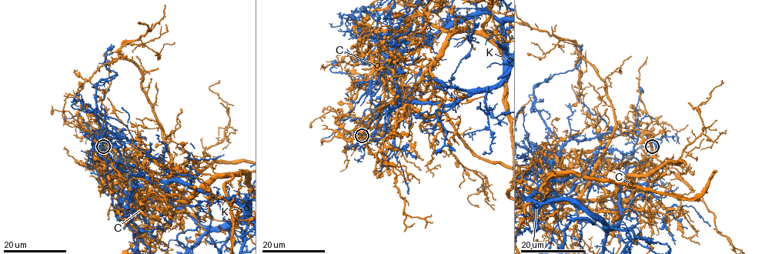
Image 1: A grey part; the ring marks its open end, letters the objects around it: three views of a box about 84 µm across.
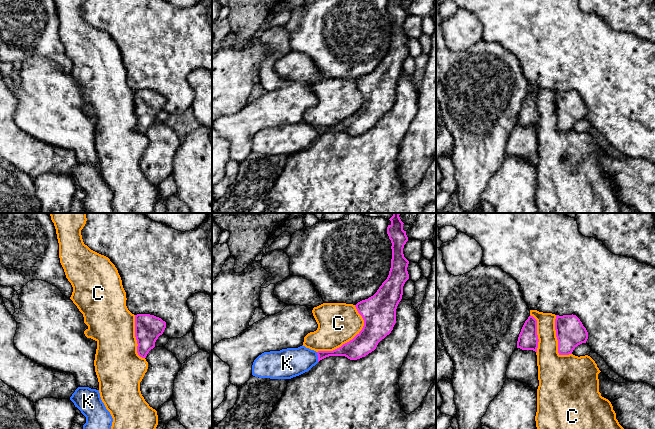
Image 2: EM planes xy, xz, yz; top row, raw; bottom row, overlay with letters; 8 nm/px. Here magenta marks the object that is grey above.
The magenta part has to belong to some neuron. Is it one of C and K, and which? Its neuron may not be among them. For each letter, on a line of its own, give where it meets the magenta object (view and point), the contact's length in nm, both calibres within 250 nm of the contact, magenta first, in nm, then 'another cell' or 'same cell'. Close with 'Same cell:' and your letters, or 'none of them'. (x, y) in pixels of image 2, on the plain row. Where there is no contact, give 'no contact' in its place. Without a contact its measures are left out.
C: contact xz (352, 115); length 500 nm; calibres 240 and 340 nm; another cell
K: contact xz (318, 133); length 80 nm; calibres 120 and 240 nm; another cell
Same cell: none of them

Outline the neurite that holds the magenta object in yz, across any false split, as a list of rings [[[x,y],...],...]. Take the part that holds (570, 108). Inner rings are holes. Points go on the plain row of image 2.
[[[556,91],[556,113],[559,131],[572,130],[580,120],[586,119],[588,108],[576,91]]]

